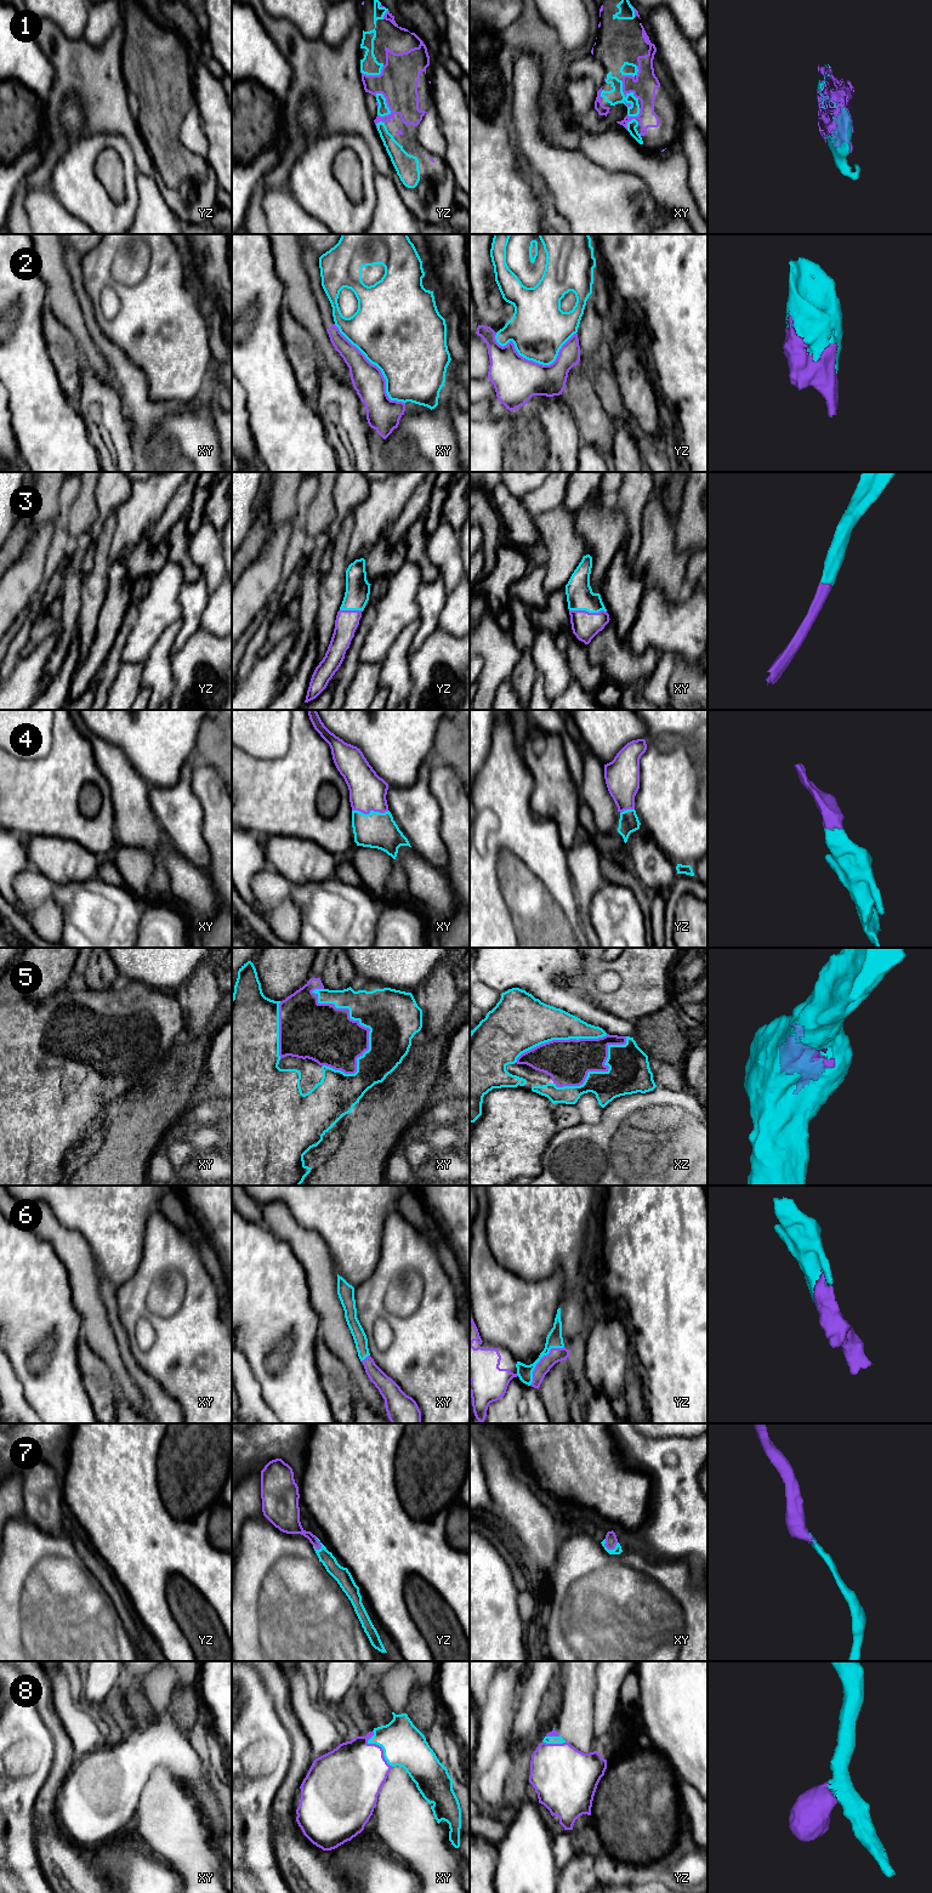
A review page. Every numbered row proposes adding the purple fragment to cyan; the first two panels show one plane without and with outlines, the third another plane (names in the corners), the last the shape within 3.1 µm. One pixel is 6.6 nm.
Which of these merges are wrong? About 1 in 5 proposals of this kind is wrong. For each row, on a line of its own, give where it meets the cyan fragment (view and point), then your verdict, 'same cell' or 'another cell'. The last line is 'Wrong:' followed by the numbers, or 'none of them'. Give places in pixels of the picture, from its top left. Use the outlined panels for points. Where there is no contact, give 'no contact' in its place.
1: meets cyan in yz at (385, 102); same cell
2: meets cyan in yz at (535, 362); another cell
3: meets cyan in xy at (587, 610); same cell
4: meets cyan in xy at (370, 812); same cell
5: meets cyan in xy at (357, 1019); same cell
6: meets cyan in yz at (539, 1360); same cell
7: meets cyan in xy at (611, 1550); same cell
8: meets cyan in xy at (379, 1745); same cell
Wrong: 2

